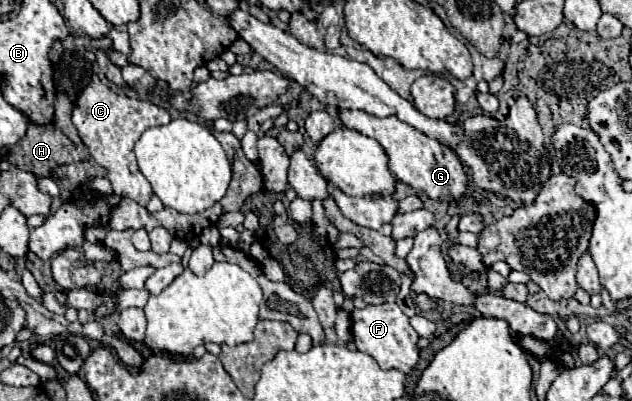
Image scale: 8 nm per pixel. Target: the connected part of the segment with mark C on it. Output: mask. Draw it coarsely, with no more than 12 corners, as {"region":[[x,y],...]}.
{"region":[[97,74],[73,124],[117,196],[141,206],[153,190],[133,146],[169,124],[151,100],[117,94]]}

